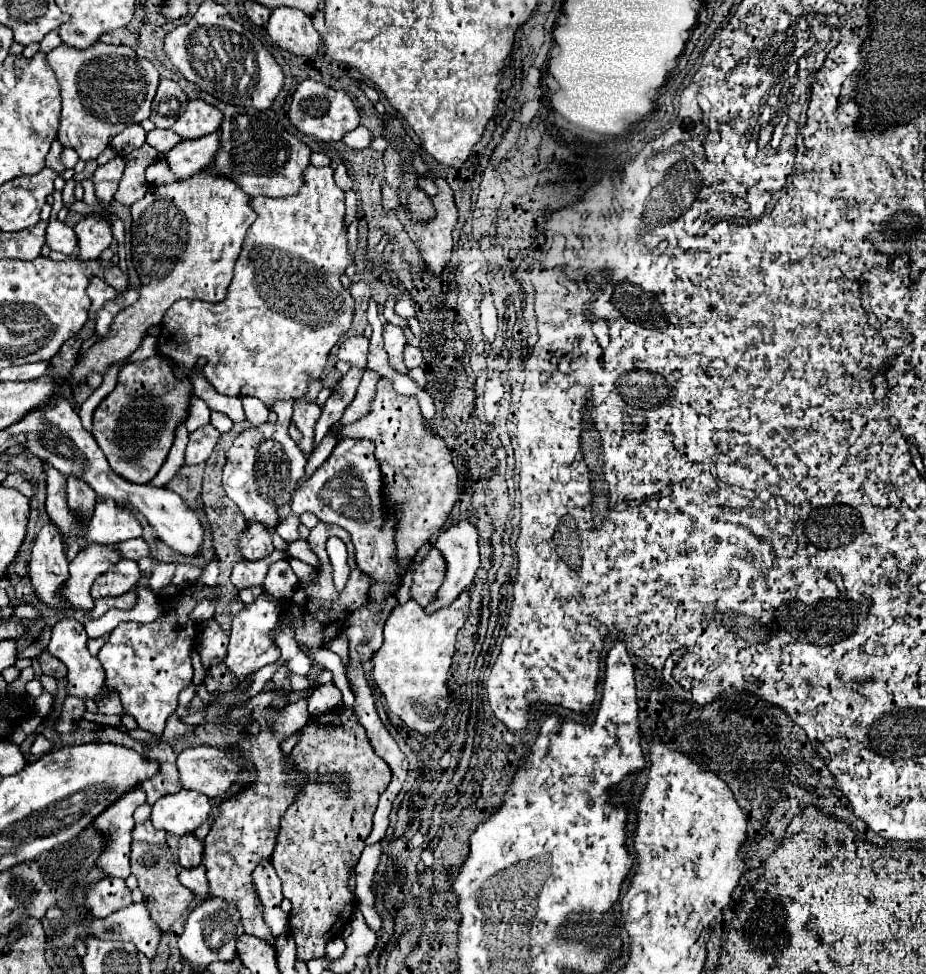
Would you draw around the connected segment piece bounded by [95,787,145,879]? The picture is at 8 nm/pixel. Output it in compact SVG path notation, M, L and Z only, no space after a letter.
M141 787L129 791L127 797L121 797L105 809L95 819L95 827L105 833L107 849L97 861L97 867L101 867L111 877L127 879L131 875L131 829L133 829L133 811L145 803L145 793Z

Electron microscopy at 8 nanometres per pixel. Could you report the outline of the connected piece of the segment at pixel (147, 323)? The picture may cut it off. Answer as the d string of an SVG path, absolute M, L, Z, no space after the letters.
M205 171L173 185L151 187L147 195L131 207L131 213L133 213L133 237L131 237L133 265L137 269L137 275L141 277L141 297L137 299L137 303L123 309L115 317L109 333L97 343L93 343L79 357L77 365L73 367L69 375L71 385L77 385L77 387L85 385L87 375L93 371L99 375L105 375L109 365L125 363L145 339L147 329L153 325L159 325L165 311L175 301L179 299L203 299L209 303L223 301L227 297L227 287L233 279L233 265L239 257L245 233L255 221L255 213L253 209L249 209L249 195L243 193L243 189L233 185L229 179L213 177L211 173L205 173Z

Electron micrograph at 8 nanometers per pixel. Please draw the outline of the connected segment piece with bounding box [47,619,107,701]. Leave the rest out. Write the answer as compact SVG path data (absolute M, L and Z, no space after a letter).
M61 619L55 627L53 627L53 637L51 643L47 647L47 651L61 659L69 673L67 673L67 681L69 684L66 686L66 694L81 697L81 699L91 699L91 701L99 701L107 695L107 685L105 685L105 671L101 669L101 663L97 661L97 657L93 657L87 651L87 633L83 629L83 625L75 619Z

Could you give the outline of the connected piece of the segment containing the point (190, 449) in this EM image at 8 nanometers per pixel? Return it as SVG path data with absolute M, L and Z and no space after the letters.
M205 425L199 427L197 431L193 431L189 435L189 445L185 451L185 463L187 465L197 465L209 459L213 447L217 445L221 433L217 429L213 429L213 425Z

